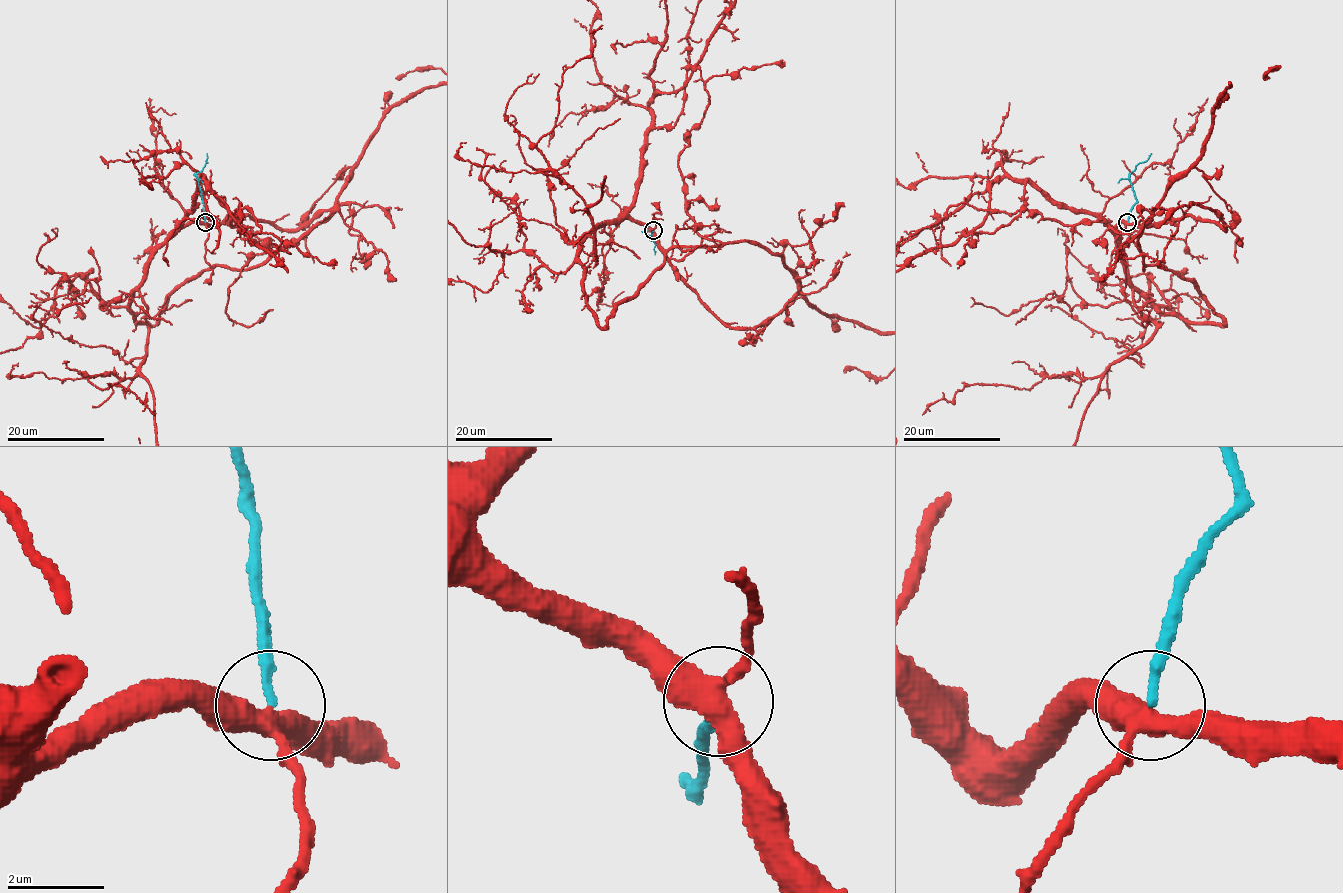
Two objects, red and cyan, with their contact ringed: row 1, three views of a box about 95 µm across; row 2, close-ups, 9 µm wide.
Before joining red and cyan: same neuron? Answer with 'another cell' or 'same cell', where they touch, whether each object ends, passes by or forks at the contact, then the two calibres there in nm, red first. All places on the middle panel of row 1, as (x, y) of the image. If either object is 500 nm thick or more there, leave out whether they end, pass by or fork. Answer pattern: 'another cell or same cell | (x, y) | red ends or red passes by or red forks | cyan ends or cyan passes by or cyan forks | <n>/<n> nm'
same cell | (653, 230) | red forks | cyan ends | 400/190 nm

